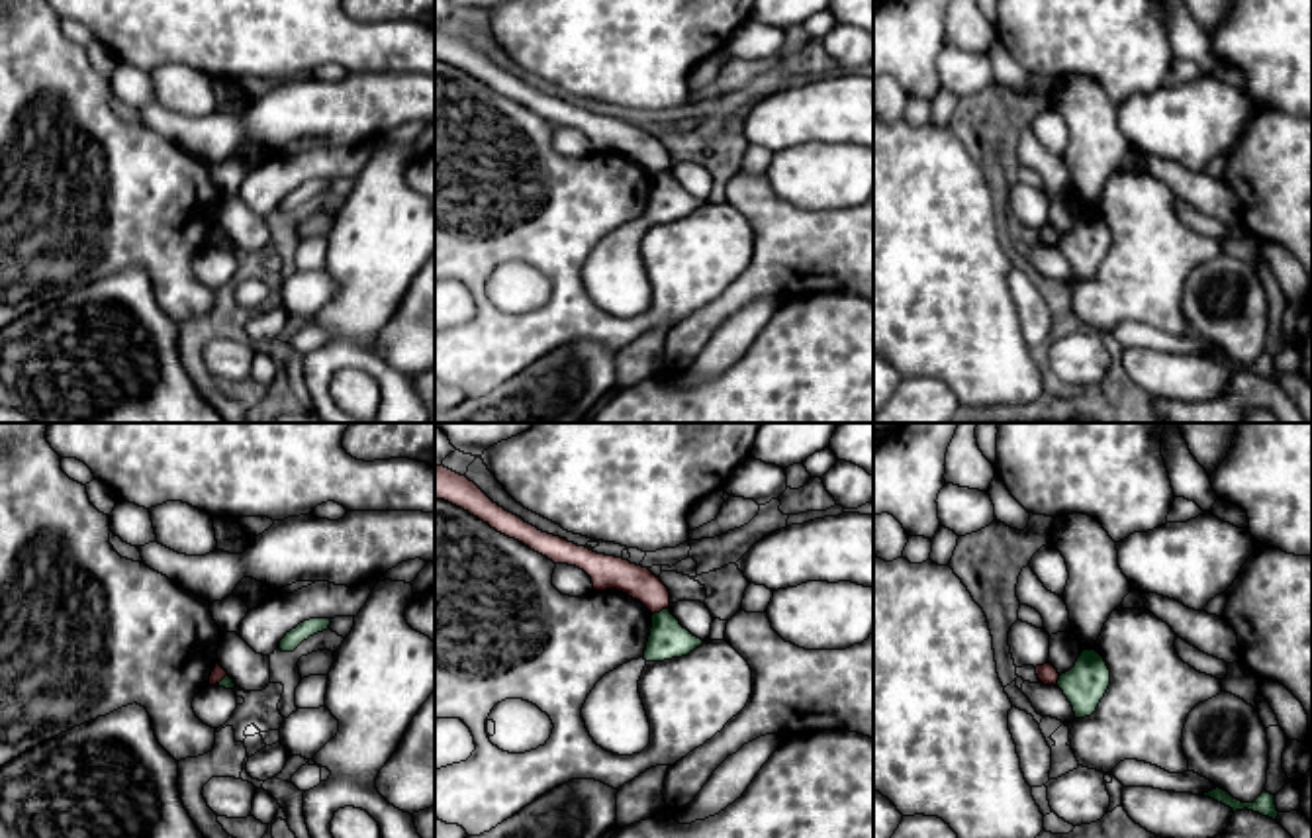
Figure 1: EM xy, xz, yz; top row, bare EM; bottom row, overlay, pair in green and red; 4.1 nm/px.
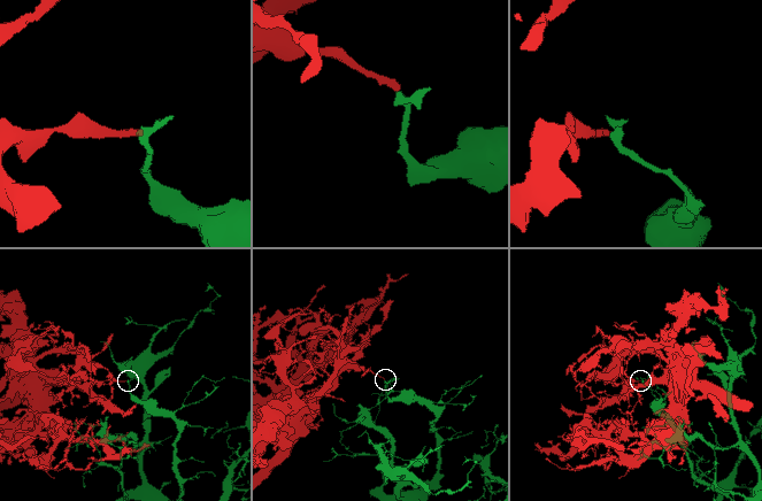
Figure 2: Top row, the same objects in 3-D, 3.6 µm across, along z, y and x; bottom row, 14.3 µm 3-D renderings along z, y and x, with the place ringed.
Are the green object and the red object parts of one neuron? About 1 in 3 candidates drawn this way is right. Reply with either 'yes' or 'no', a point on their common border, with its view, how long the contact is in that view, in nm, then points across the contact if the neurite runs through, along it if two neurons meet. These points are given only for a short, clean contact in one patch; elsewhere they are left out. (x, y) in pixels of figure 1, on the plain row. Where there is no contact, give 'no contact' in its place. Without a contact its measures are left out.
no; meets green in xz at (660, 173); contact 70 nm long; border along xz (666, 169), (653, 177)

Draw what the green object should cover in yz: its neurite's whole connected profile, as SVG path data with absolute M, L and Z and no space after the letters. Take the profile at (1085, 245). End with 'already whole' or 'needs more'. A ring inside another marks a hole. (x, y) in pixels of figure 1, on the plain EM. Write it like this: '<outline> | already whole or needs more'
M1083 211L1075 227L1055 245L1073 268L1075 280L1091 278L1110 247L1110 231L1097 211Z | already whole

